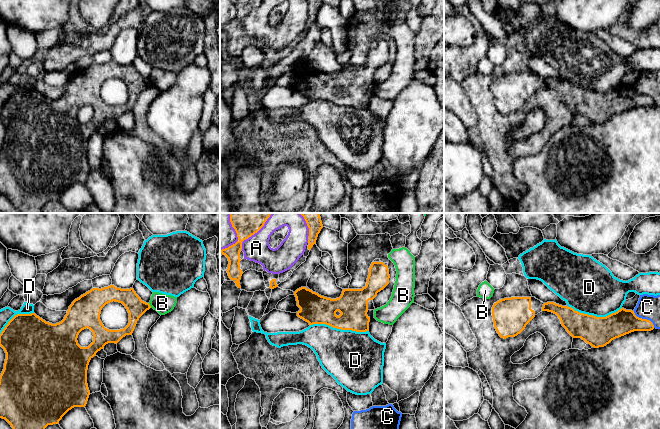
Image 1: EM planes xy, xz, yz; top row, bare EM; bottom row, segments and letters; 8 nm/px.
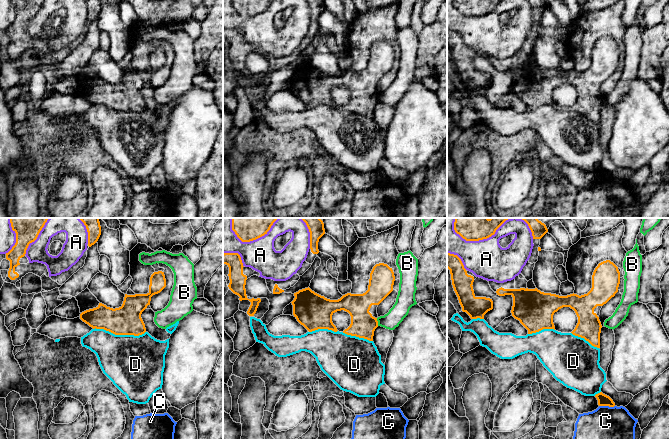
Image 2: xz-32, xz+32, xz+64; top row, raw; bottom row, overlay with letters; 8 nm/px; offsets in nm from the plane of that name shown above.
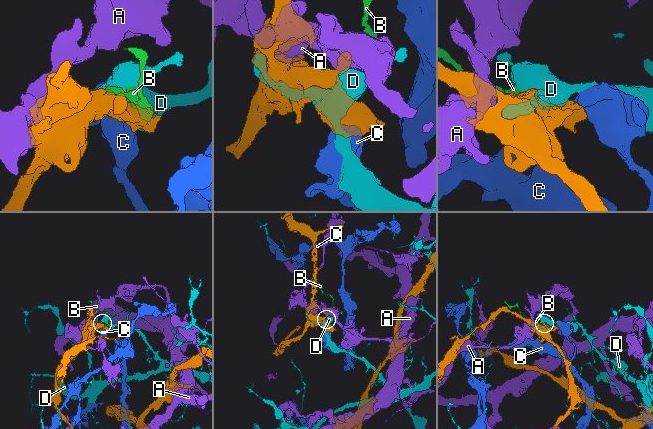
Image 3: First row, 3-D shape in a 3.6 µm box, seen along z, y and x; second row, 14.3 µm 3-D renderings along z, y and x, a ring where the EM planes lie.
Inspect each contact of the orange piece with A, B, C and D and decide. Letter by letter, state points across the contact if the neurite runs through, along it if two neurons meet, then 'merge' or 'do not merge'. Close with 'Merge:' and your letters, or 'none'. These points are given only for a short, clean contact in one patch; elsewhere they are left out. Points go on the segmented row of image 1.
A: do not merge
B: along xy (148, 303), (151, 307) | do not merge
C: do not merge
D: do not merge
Merge: none

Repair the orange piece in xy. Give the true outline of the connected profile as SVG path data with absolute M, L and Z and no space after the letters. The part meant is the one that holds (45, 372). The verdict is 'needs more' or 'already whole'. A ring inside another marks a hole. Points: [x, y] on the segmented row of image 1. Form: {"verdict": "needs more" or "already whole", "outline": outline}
{"verdict": "already whole", "outline": "M110 285L101 289L93 288L75 299L64 319L56 324L46 322L35 313L15 315L0 334L0 346L6 353L0 375L0 418L5 419L13 429L45 429L48 425L58 424L72 408L85 407L90 395L87 384L90 360L106 344L117 344L126 335L132 335L137 321L150 308L150 304L142 301L133 288L121 289ZM113 301L122 303L129 313L129 323L124 329L109 330L100 320L102 308ZM86 328L93 332L93 342L88 347L81 347L77 338Z"}

